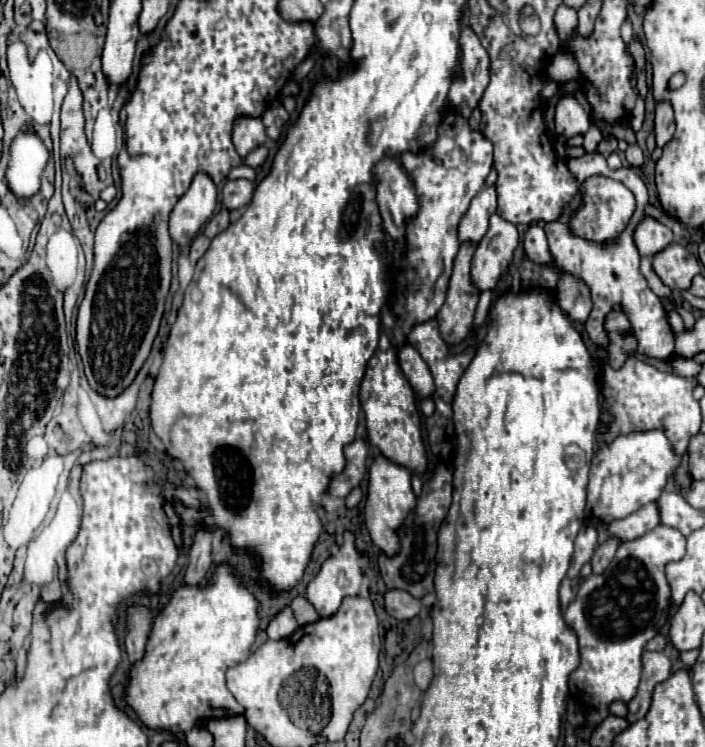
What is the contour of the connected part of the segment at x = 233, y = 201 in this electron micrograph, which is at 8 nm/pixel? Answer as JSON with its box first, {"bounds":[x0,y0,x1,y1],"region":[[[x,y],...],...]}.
{"bounds":[223,179,253,211],"region":[[[237,179],[237,181],[227,181],[225,187],[223,187],[223,207],[227,211],[233,211],[233,209],[241,209],[245,207],[251,197],[253,197],[253,183],[247,181],[247,179]]]}

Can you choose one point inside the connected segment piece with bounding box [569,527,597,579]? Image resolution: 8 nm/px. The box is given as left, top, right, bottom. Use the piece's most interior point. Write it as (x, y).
(585, 541)

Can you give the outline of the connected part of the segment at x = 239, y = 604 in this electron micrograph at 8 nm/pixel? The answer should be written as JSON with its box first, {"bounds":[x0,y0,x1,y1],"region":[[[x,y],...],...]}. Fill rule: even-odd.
{"bounds":[125,565,257,731],"region":[[[227,565],[217,567],[215,575],[205,585],[175,589],[169,603],[155,617],[143,659],[135,661],[129,669],[129,683],[125,689],[127,705],[133,707],[145,727],[165,731],[189,731],[201,719],[243,715],[243,707],[226,686],[226,673],[231,665],[237,665],[251,655],[257,629],[257,601],[251,593],[247,593]]]}

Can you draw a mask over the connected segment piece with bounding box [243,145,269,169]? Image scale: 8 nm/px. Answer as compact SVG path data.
M263 145L263 147L255 149L255 151L251 151L251 153L243 159L243 163L245 163L245 165L249 165L249 167L253 167L253 169L257 169L259 165L263 165L263 163L265 163L267 155L269 155L269 149Z

